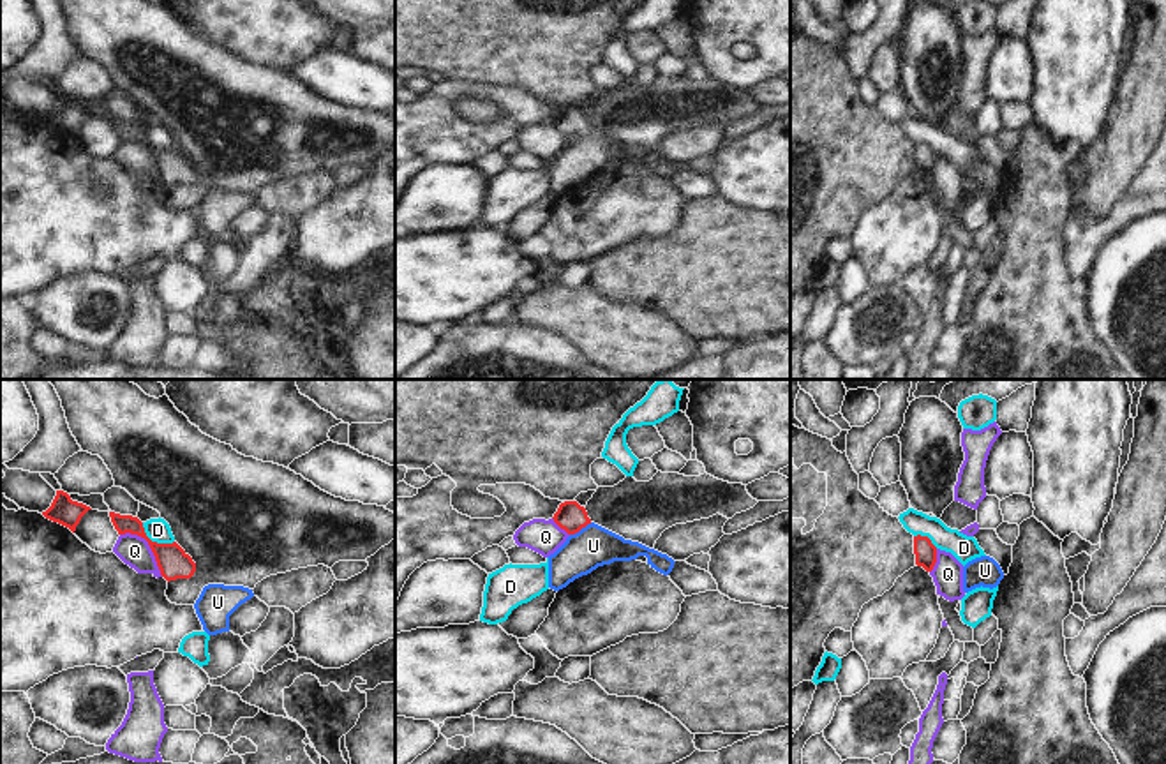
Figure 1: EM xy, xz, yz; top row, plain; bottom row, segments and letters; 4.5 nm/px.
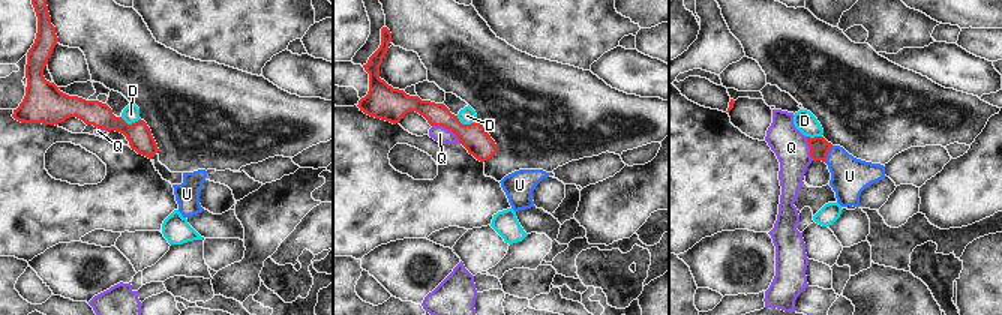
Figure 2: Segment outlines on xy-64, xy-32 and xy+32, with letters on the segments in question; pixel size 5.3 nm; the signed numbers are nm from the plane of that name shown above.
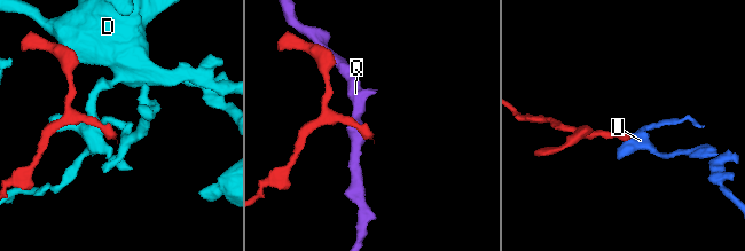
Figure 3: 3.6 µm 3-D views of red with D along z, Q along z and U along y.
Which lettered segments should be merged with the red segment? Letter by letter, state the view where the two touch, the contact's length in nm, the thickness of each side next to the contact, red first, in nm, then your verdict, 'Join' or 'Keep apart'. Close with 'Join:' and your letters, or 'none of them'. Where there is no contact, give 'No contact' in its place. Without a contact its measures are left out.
D: Touches red in xy. Shared border 180 nm. Thickness 140 nm (red) against 110 nm. Keep apart
Q: Touches red in xy. Shared border 280 nm. Thickness 140 nm (red) against 140 nm. Keep apart
U: Touches red in xz. Shared border 120 nm. Thickness 140 nm (red) against 190 nm. Join
Join: U.

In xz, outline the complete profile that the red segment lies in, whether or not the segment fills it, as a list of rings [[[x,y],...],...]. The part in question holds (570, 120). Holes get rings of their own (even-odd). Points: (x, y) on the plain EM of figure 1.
[[[564,106],[554,118],[554,127],[570,141],[549,161],[549,192],[559,196],[575,184],[591,178],[598,171],[614,166],[632,166],[639,161],[647,162],[647,169],[656,176],[669,180],[674,164],[639,146],[594,129],[584,111],[577,106]]]

